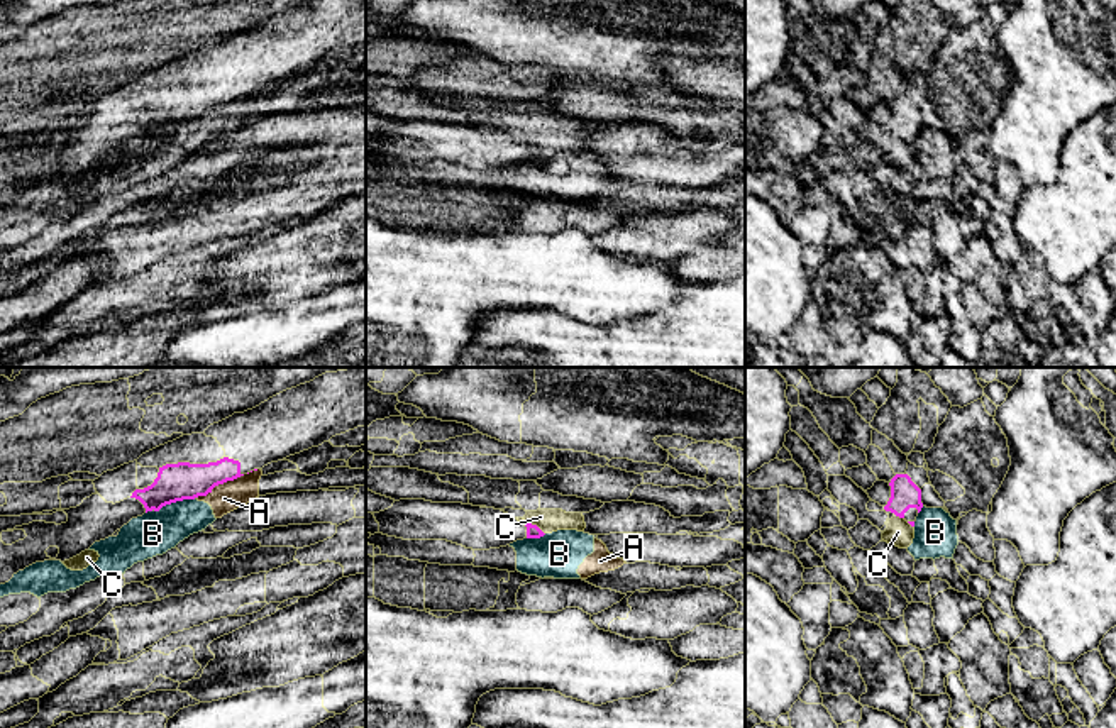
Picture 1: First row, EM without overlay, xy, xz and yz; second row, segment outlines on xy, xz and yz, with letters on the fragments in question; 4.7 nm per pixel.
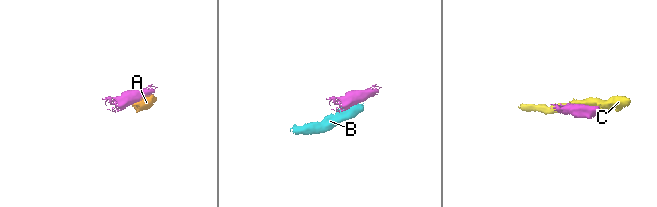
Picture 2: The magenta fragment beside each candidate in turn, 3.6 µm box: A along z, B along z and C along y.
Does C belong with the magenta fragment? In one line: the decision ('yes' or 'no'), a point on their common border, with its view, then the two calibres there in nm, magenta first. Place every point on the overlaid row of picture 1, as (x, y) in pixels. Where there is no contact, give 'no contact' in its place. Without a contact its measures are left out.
no; contact xz (530, 523); calibres 60 and 110 nm

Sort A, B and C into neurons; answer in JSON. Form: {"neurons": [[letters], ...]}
{"neurons": [["A", "B"], ["C"]]}

